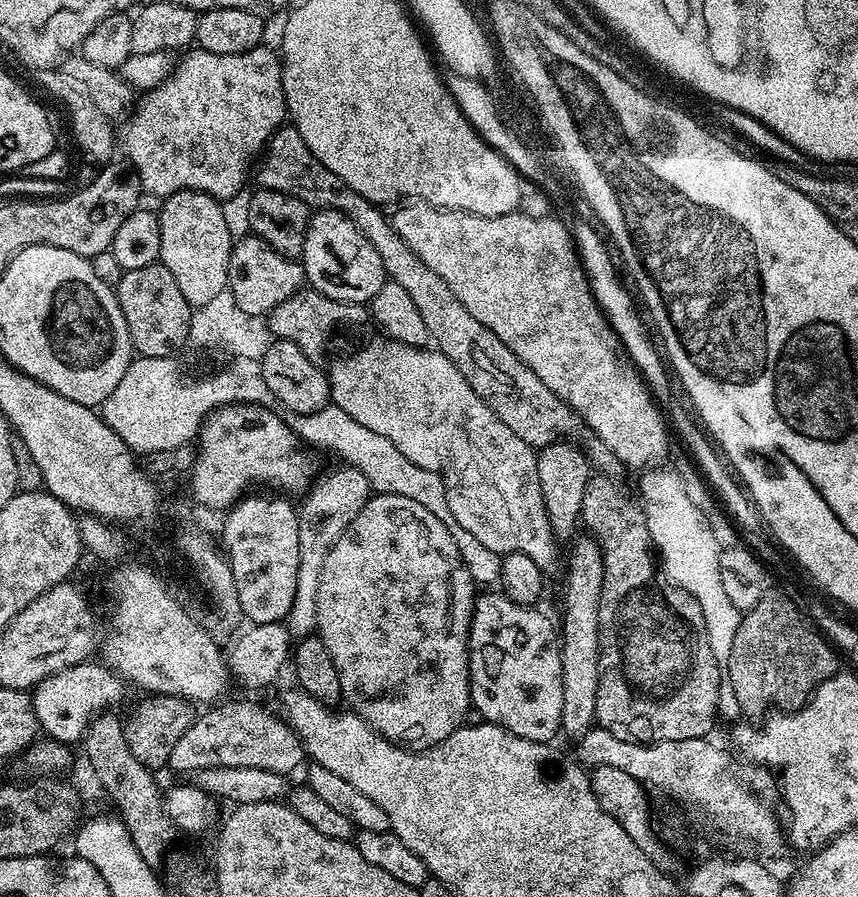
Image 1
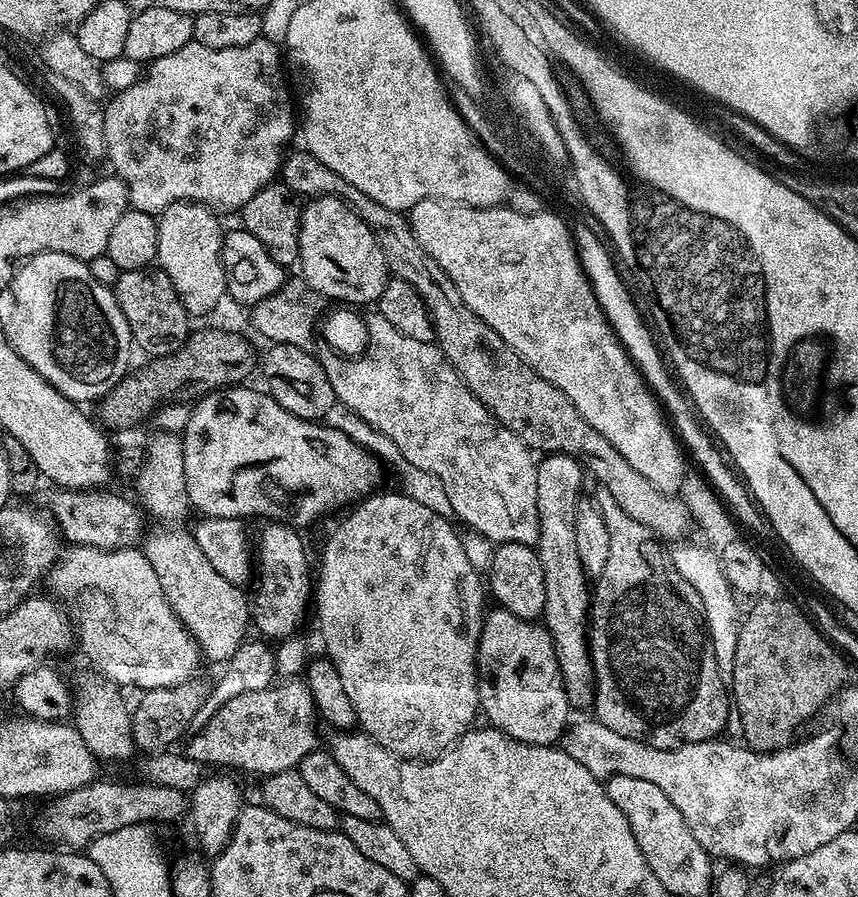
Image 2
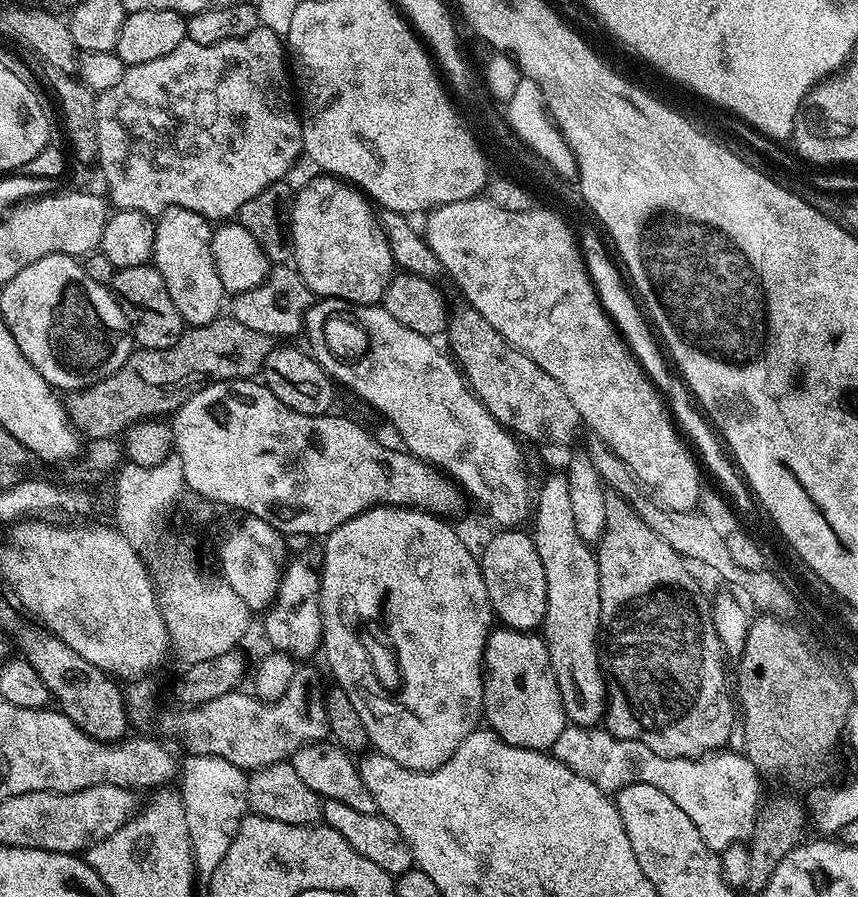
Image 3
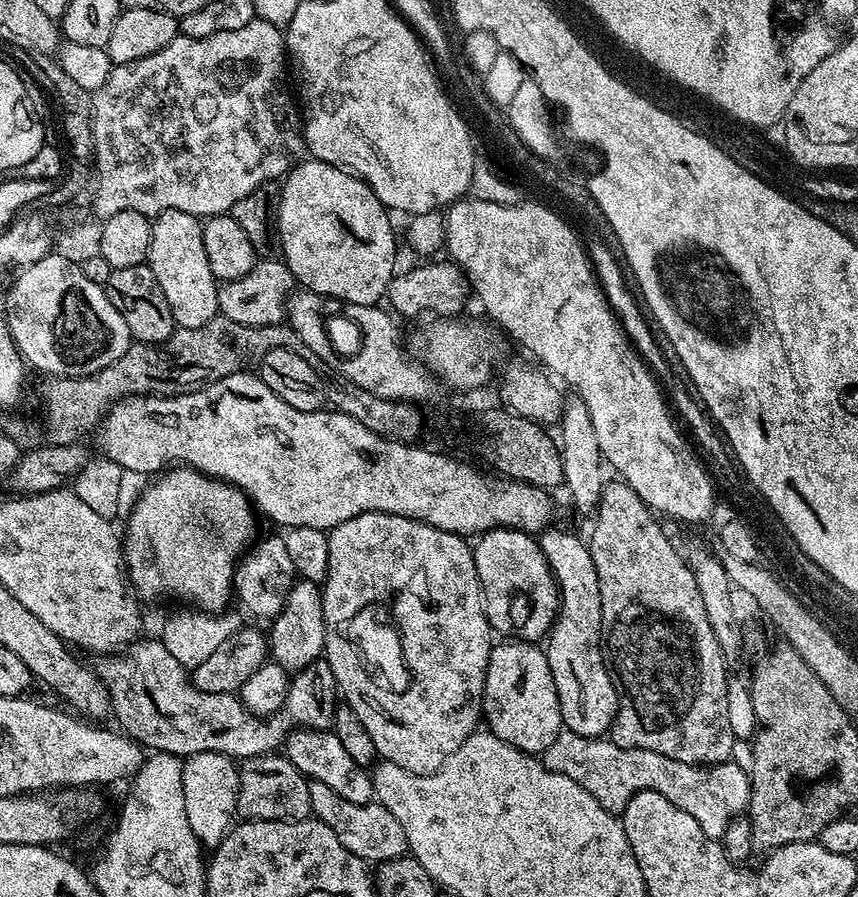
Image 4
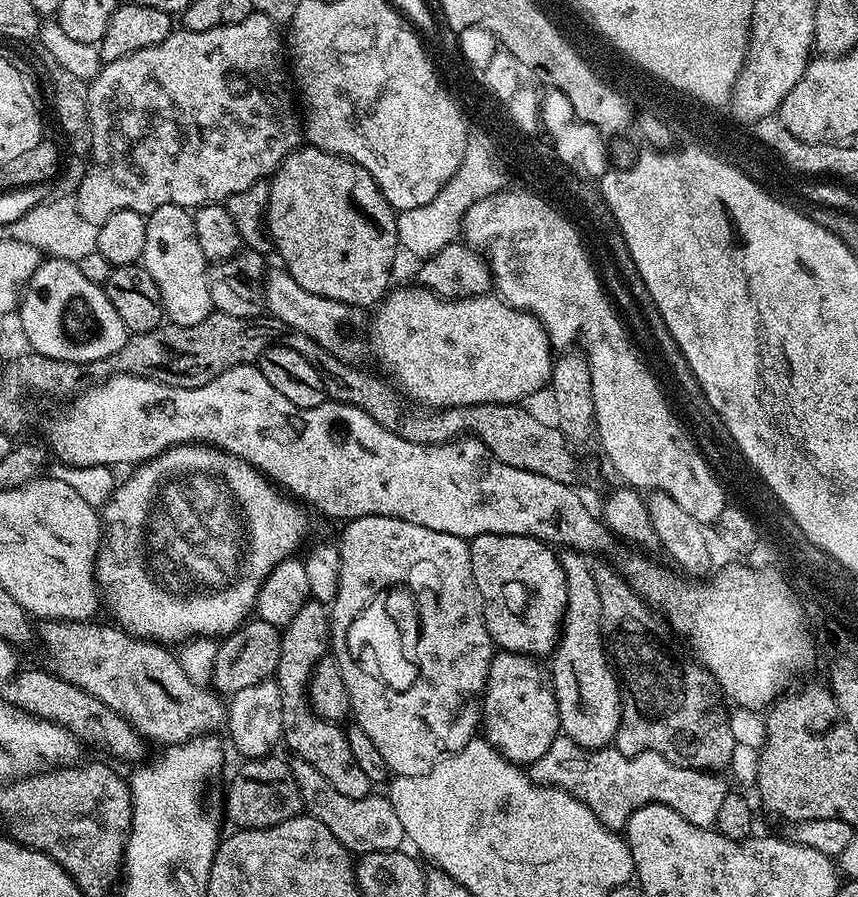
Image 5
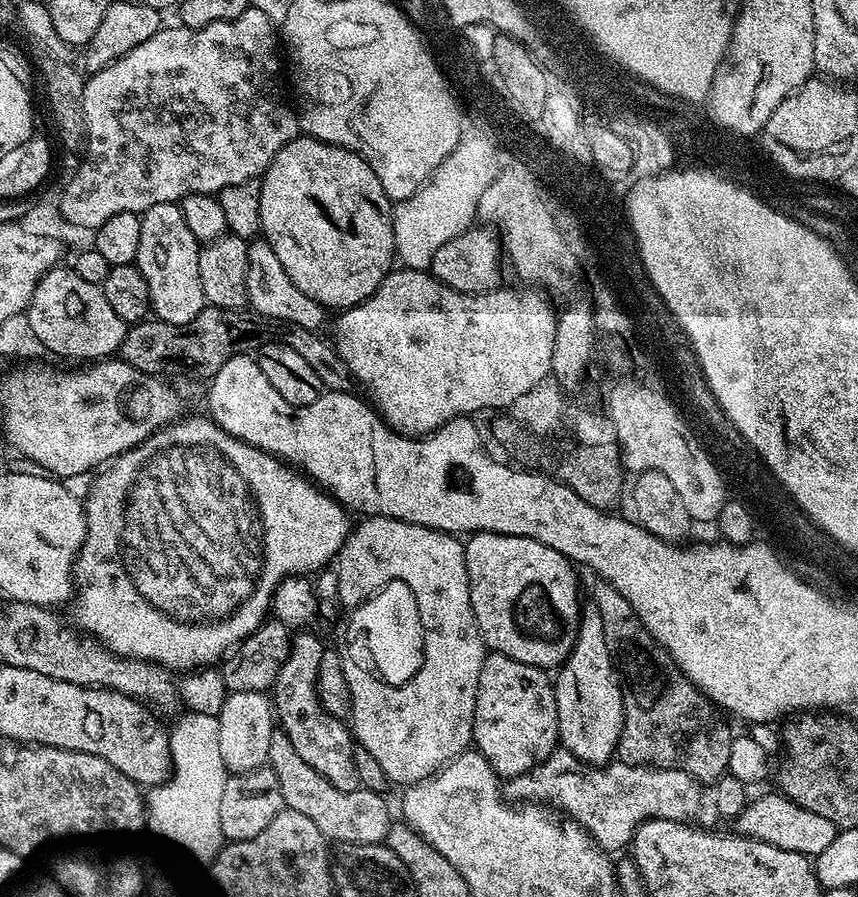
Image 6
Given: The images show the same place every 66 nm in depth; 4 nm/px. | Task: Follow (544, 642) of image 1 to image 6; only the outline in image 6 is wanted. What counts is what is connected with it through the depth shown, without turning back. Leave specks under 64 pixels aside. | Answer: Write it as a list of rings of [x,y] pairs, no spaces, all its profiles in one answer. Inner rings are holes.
[[[501,652],[485,655],[482,678],[478,678],[472,739],[475,751],[488,759],[497,776],[519,778],[556,751],[559,738],[556,689],[549,673]]]

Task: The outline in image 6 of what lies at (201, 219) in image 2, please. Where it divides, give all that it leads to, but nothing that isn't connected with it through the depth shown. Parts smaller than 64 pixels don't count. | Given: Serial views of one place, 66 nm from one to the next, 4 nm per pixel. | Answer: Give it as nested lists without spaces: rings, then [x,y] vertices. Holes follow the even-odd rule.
[[[179,203],[150,206],[140,216],[142,234],[138,237],[138,254],[135,266],[146,278],[152,303],[151,315],[162,322],[185,324],[194,318],[204,307],[202,278],[198,278],[198,258],[201,243],[190,234],[186,218],[182,218]]]

